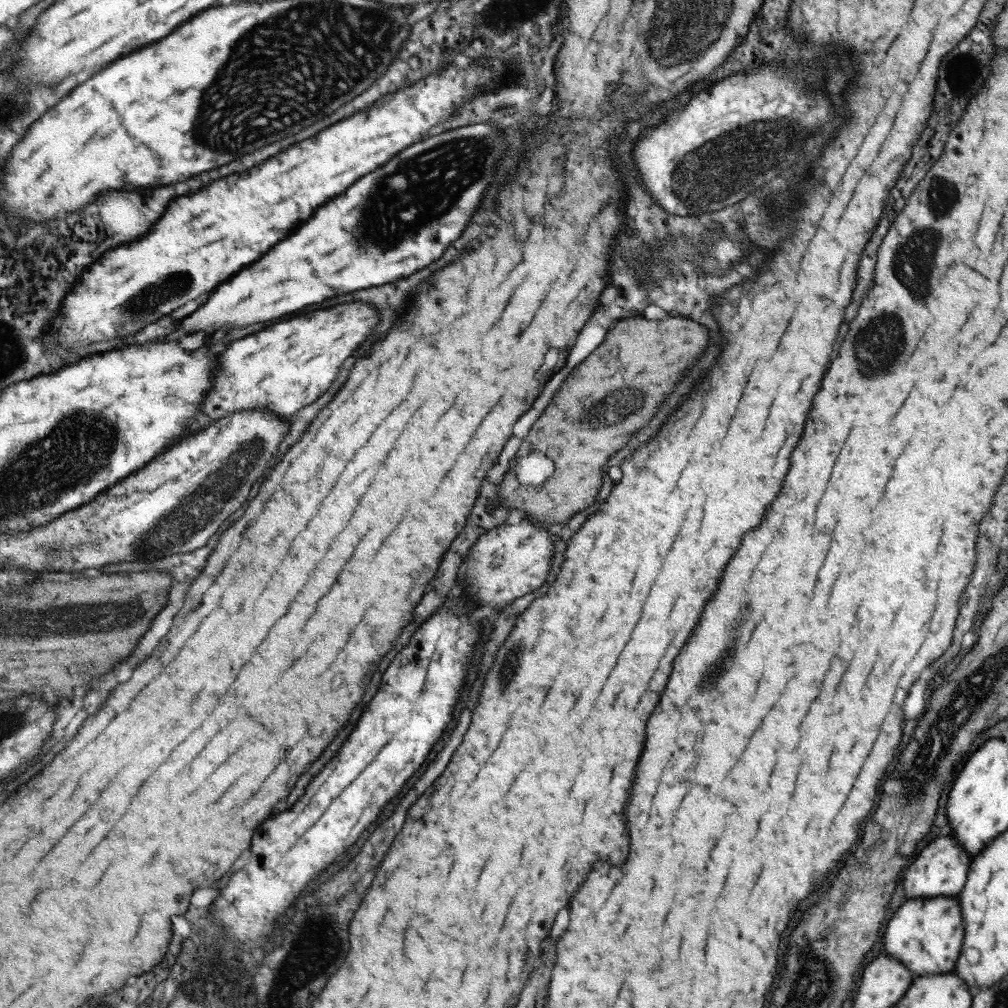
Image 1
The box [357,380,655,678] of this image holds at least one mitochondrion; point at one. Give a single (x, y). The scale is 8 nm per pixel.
(621, 403)

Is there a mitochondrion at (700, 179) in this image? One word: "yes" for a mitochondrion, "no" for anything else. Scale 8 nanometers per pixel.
yes

